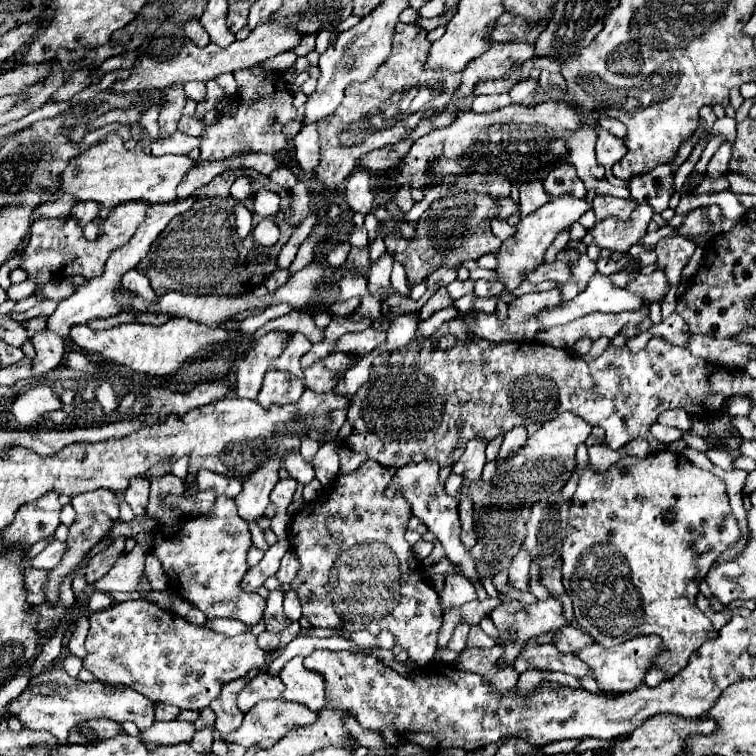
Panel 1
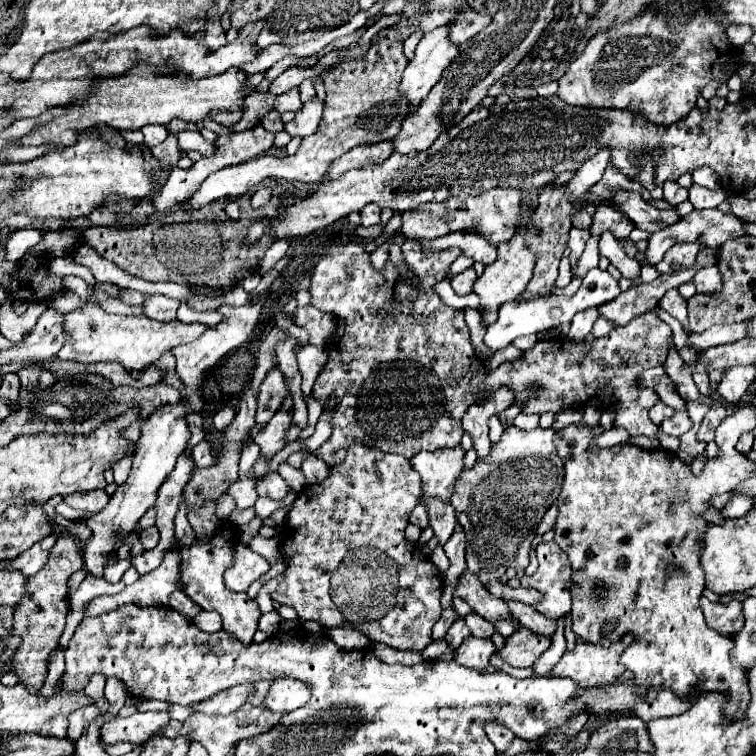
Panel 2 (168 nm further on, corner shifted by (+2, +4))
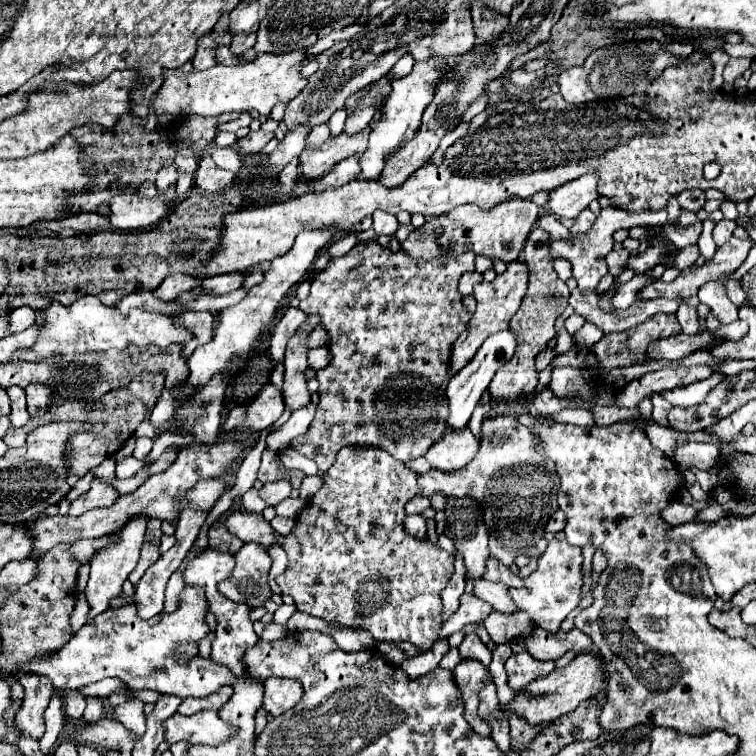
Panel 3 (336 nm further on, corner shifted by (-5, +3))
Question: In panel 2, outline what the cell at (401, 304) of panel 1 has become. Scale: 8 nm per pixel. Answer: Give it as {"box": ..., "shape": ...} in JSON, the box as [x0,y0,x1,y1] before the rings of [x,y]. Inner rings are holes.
{"box":[447,254,474,280],"shape":[[[461,254],[451,265],[449,276],[447,276],[447,279],[451,280],[452,277],[472,267],[473,264],[474,261],[471,258],[468,258],[465,255]]]}

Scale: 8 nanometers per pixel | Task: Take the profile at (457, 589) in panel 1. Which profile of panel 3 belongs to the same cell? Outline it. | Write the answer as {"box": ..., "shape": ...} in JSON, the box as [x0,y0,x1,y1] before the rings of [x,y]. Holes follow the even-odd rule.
{"box":[400,639,450,679],"shape":[[[438,639],[438,641],[432,645],[432,649],[424,651],[424,653],[420,653],[420,655],[416,655],[416,657],[404,659],[400,667],[402,667],[412,679],[416,679],[416,677],[426,675],[426,673],[430,673],[432,669],[436,669],[438,663],[440,663],[440,659],[442,659],[442,655],[444,655],[448,649],[450,649],[448,639]]]}

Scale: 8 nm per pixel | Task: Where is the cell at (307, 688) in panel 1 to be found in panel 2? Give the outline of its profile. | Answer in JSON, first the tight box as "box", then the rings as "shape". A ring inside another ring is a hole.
{"box":[263,678,309,714],"shape":[[[277,678],[269,686],[263,706],[271,712],[287,714],[287,712],[303,706],[307,700],[309,700],[307,684],[301,684],[299,680],[291,680],[291,678]]]}

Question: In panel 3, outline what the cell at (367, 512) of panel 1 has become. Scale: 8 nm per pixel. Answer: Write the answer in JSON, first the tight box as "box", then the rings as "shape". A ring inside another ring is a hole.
{"box":[226,447,454,651],"shape":[[[344,447],[338,451],[336,463],[322,475],[322,479],[324,485],[296,517],[296,525],[290,535],[280,537],[262,519],[262,515],[250,511],[230,513],[226,519],[228,531],[244,543],[254,541],[268,547],[276,541],[286,549],[288,567],[280,577],[276,577],[276,583],[280,585],[284,595],[290,595],[294,599],[298,611],[346,627],[366,629],[378,641],[408,641],[414,647],[428,651],[442,629],[440,591],[448,585],[454,573],[454,565],[448,551],[430,545],[430,541],[416,541],[404,529],[404,505],[420,495],[418,473],[392,459],[384,449]]]}

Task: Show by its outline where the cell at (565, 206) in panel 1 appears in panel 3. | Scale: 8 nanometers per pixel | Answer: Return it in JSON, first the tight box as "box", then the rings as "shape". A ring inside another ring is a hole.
{"box":[450,259,528,375],"shape":[[[516,259],[512,263],[508,263],[506,271],[496,275],[494,281],[482,281],[474,287],[474,297],[478,301],[478,307],[464,331],[464,335],[460,335],[454,345],[452,345],[452,357],[450,357],[450,375],[454,375],[456,371],[460,371],[474,355],[476,351],[480,349],[480,345],[492,335],[492,333],[498,333],[502,329],[508,329],[508,323],[510,319],[514,317],[514,313],[518,311],[520,307],[520,301],[524,297],[528,289],[528,265],[526,261],[522,259]]]}

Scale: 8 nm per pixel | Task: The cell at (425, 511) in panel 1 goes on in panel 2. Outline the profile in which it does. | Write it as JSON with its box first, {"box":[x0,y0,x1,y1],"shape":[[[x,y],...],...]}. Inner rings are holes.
{"box":[411,446,465,500],"shape":[[[461,446],[415,454],[411,464],[421,474],[423,494],[449,500],[453,494],[453,480],[463,470],[463,456],[465,452]]]}

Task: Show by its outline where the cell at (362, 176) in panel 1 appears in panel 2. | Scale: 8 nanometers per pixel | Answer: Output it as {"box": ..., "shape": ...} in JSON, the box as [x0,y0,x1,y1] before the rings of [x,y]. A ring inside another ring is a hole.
{"box":[361,204,381,226],"shape":[[[367,204],[363,210],[361,210],[361,218],[363,218],[363,226],[375,226],[375,224],[381,224],[381,208],[375,206],[375,204]]]}

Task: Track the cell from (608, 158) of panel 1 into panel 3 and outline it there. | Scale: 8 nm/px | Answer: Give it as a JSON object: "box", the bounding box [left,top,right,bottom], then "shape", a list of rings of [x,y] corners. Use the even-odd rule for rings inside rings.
{"box":[548,173,598,217],"shape":[[[586,173],[584,177],[554,189],[550,193],[548,209],[558,217],[578,217],[590,205],[590,201],[598,199],[596,183],[596,173]]]}

